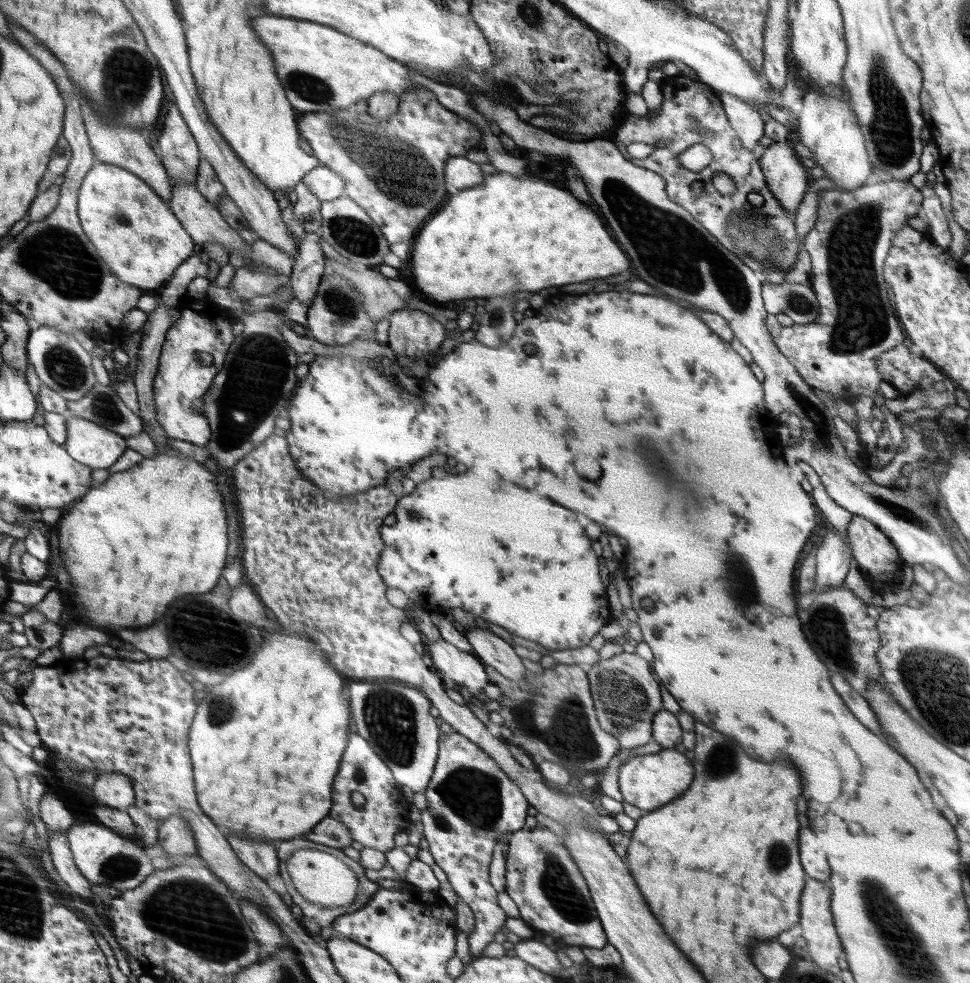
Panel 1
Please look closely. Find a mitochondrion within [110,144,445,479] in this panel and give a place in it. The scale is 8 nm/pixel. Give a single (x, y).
(231, 436)

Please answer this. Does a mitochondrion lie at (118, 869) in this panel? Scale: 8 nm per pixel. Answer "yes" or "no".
yes

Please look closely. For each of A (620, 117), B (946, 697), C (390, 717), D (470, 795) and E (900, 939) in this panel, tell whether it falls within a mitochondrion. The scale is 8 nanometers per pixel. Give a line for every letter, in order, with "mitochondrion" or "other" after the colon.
A: other
B: mitochondrion
C: mitochondrion
D: mitochondrion
E: mitochondrion

